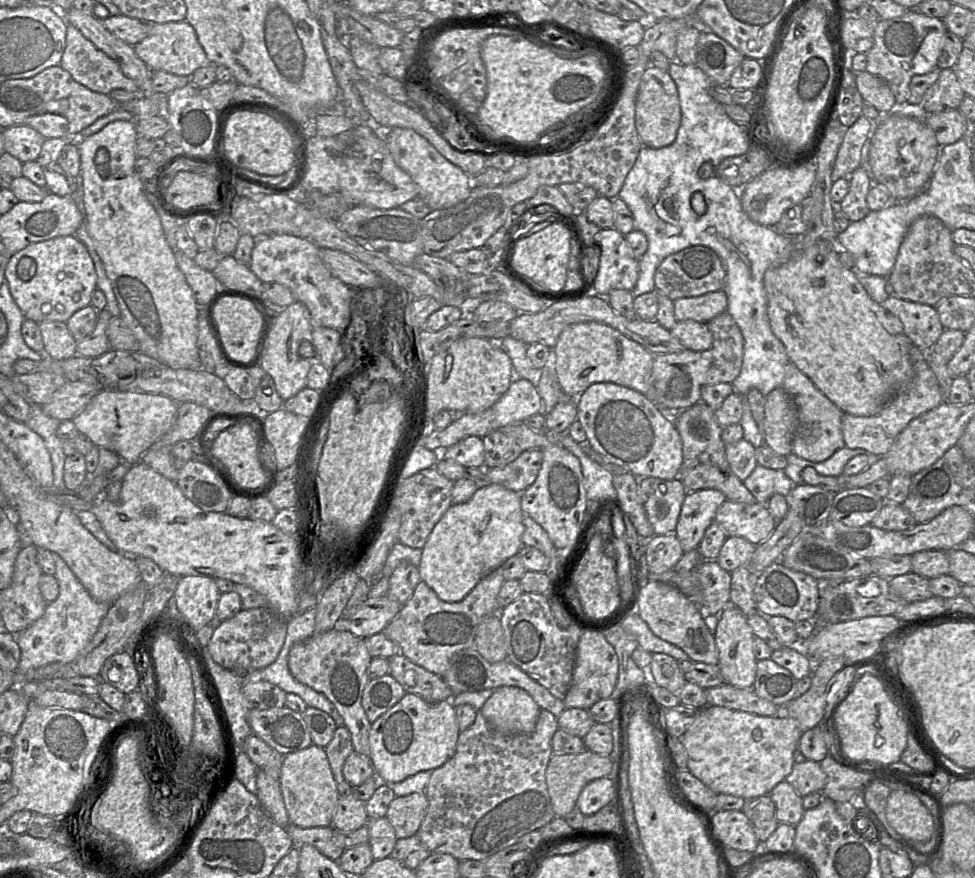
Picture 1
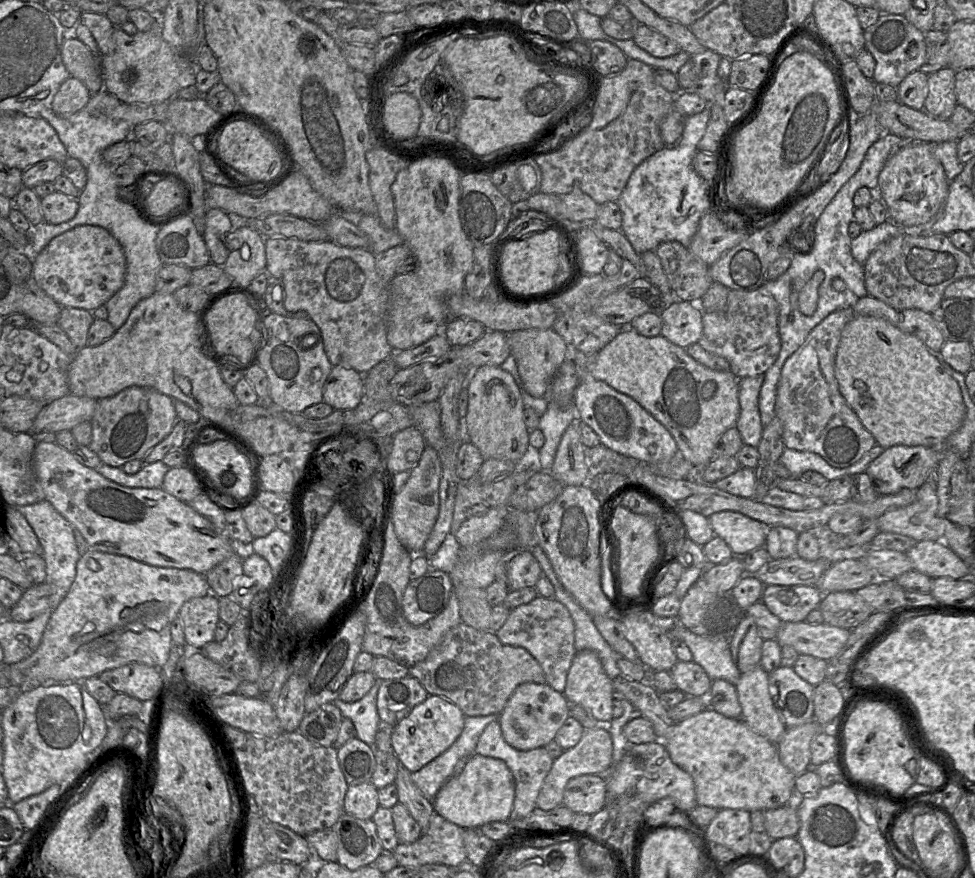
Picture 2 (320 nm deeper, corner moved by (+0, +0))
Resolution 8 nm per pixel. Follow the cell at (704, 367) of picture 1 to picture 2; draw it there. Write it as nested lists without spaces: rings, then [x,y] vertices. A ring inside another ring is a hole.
[[[762,286],[752,291],[731,289],[724,310],[703,312],[703,331],[698,344],[708,353],[725,358],[730,364],[729,370],[739,379],[764,374],[773,365],[781,349],[778,318],[779,305]]]

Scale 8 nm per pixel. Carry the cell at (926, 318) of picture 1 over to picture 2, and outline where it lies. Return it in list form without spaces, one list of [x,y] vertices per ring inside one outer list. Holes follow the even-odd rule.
[[[870,295],[825,317],[808,334],[804,343],[785,361],[776,391],[775,413],[782,424],[784,447],[820,455],[834,467],[857,462],[875,444],[874,436],[863,426],[842,396],[835,377],[835,358],[845,325],[857,315],[884,318],[904,332],[921,339],[932,352],[939,352],[946,339],[931,313],[916,308],[896,309]]]

